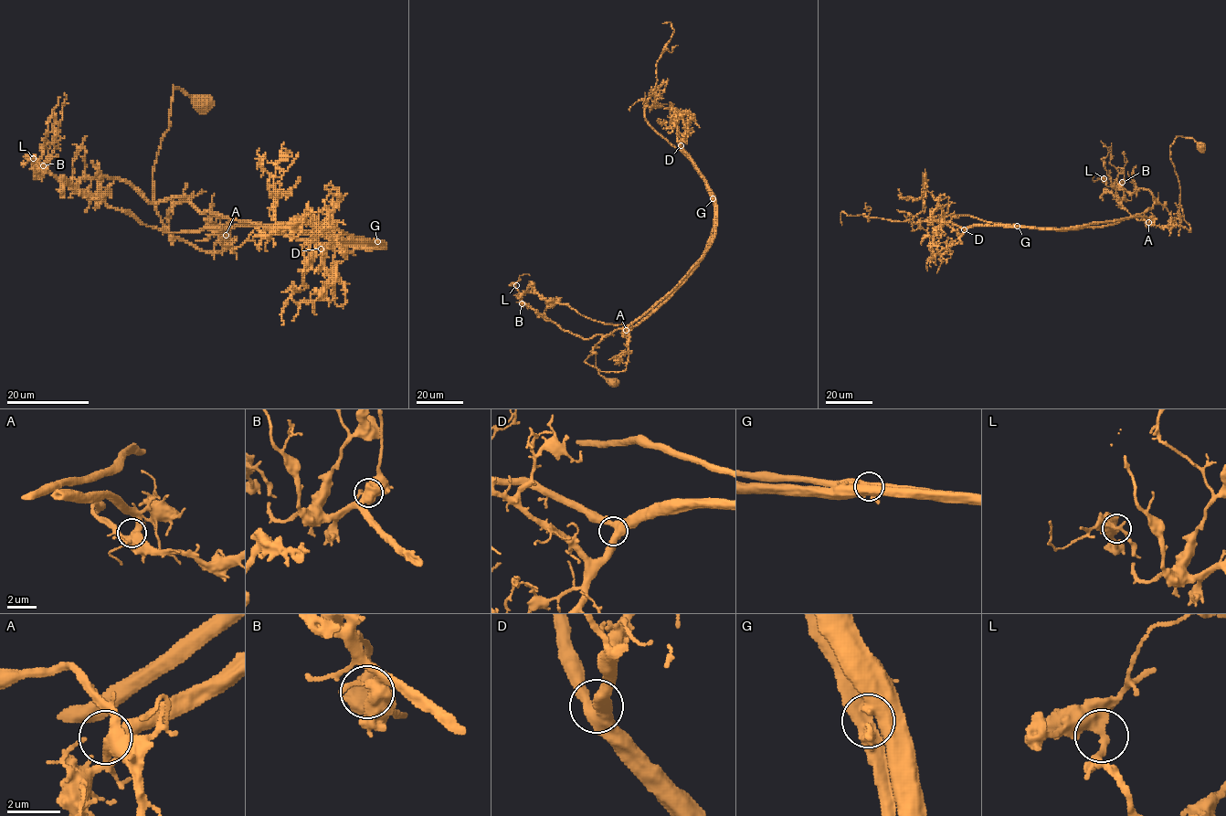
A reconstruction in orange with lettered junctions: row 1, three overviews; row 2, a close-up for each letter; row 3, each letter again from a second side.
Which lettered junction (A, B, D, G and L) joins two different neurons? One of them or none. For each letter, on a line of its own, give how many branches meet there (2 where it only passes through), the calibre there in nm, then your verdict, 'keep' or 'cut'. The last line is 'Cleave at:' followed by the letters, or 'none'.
A: branches 3; calibre 440 nm; keep
B: branches 3; calibre 550 nm; keep
D: branches 3; calibre 480 nm; keep
G: branches 2; calibre 700 nm; cut
L: branches 2; calibre 440 nm; keep
Cleave at: G

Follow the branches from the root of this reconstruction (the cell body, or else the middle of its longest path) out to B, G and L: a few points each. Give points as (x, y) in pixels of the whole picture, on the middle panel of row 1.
B: (612, 383), (594, 352), (584, 361), (624, 371), (627, 331), (698, 262), (607, 334), (582, 339), (522, 303)
G: (612, 383), (594, 352), (584, 361), (625, 370), (627, 331), (702, 259), (713, 198)
L: (612, 383), (594, 352), (584, 361), (624, 371), (627, 331), (699, 262), (625, 327), (586, 339), (515, 285)

